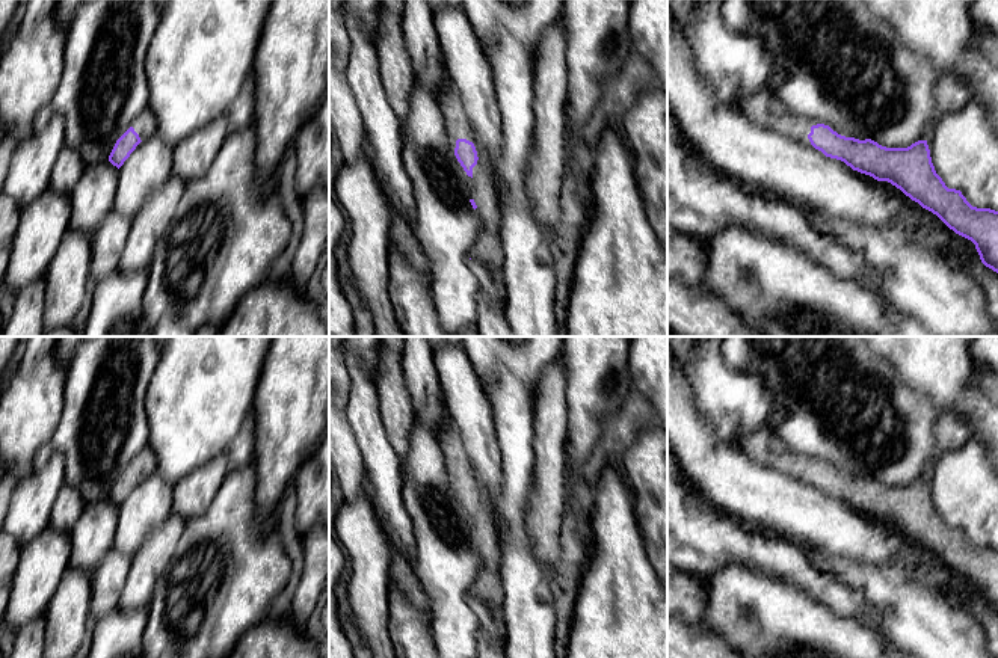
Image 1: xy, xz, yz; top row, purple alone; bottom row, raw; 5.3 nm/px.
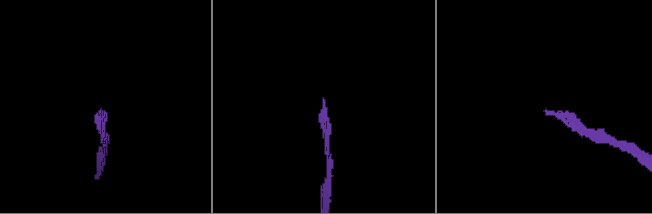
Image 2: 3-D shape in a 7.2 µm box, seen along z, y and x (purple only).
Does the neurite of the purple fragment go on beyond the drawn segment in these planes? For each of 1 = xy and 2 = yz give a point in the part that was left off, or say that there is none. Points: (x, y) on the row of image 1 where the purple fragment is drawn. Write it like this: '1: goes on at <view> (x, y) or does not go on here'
1: goes on at xy (145, 124)
2: does not go on here

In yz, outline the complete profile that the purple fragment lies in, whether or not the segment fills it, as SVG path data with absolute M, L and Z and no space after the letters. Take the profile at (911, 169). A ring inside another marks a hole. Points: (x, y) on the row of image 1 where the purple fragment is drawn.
M824 124L812 125L808 139L826 157L841 160L853 171L877 181L888 181L900 189L923 208L936 214L956 234L971 240L981 263L998 273L998 211L972 207L960 190L948 189L935 171L927 140L918 140L907 148L886 148L871 139L859 140L841 136Z

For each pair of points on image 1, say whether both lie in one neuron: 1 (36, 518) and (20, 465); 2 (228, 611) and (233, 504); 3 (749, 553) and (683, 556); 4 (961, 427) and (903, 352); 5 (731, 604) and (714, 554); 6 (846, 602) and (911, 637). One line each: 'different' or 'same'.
1: different
2: same
3: same
4: different
5: different
6: different

